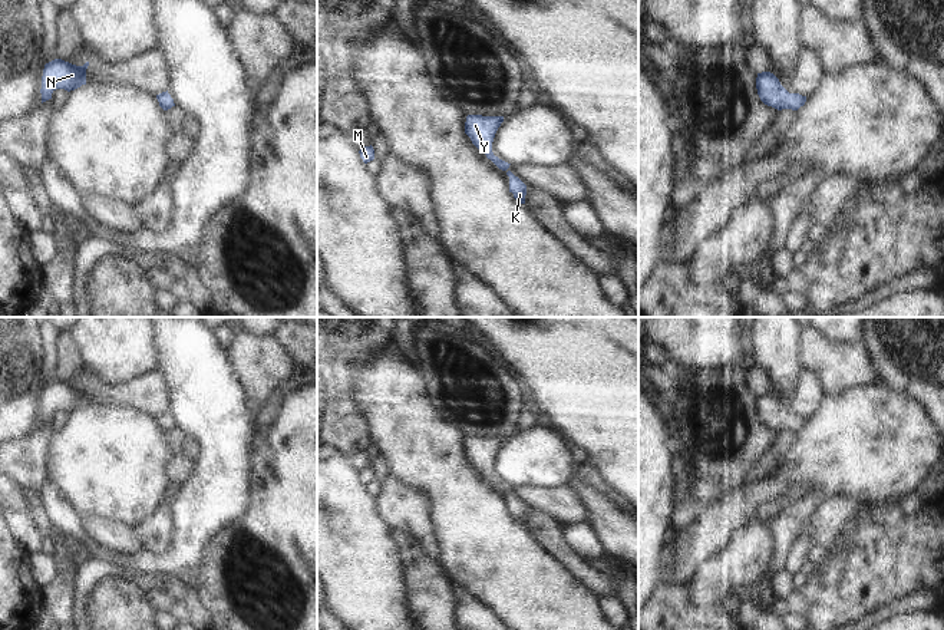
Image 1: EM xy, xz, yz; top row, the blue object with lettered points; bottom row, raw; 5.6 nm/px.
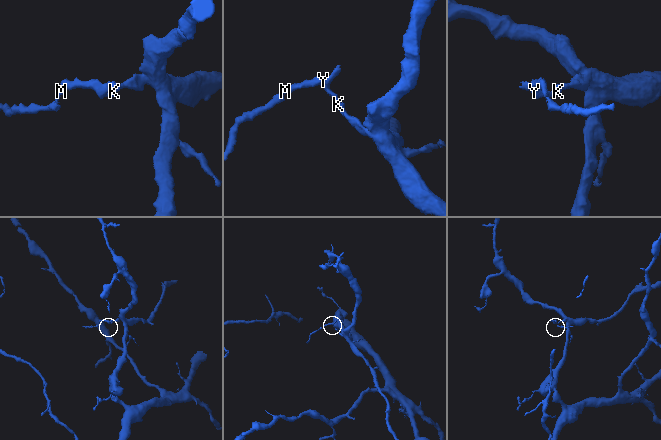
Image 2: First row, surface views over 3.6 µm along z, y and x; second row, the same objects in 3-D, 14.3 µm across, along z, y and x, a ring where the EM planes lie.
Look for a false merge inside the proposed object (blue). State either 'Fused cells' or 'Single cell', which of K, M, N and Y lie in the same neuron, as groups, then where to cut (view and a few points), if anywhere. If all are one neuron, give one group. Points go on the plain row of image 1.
Single cell. Groups: K M N Y. No split

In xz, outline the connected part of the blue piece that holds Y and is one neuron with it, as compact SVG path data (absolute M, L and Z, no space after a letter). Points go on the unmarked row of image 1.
M468 436L465 455L471 459L472 465L486 476L488 481L506 494L509 498L509 514L514 515L514 519L518 524L525 525L527 507L508 491L511 485L499 481L492 474L494 459L502 443L504 438Z

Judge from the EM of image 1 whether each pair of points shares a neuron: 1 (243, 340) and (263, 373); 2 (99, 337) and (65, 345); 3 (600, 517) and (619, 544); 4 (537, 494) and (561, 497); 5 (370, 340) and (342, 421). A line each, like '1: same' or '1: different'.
1: same
2: different
3: same
4: same
5: same

